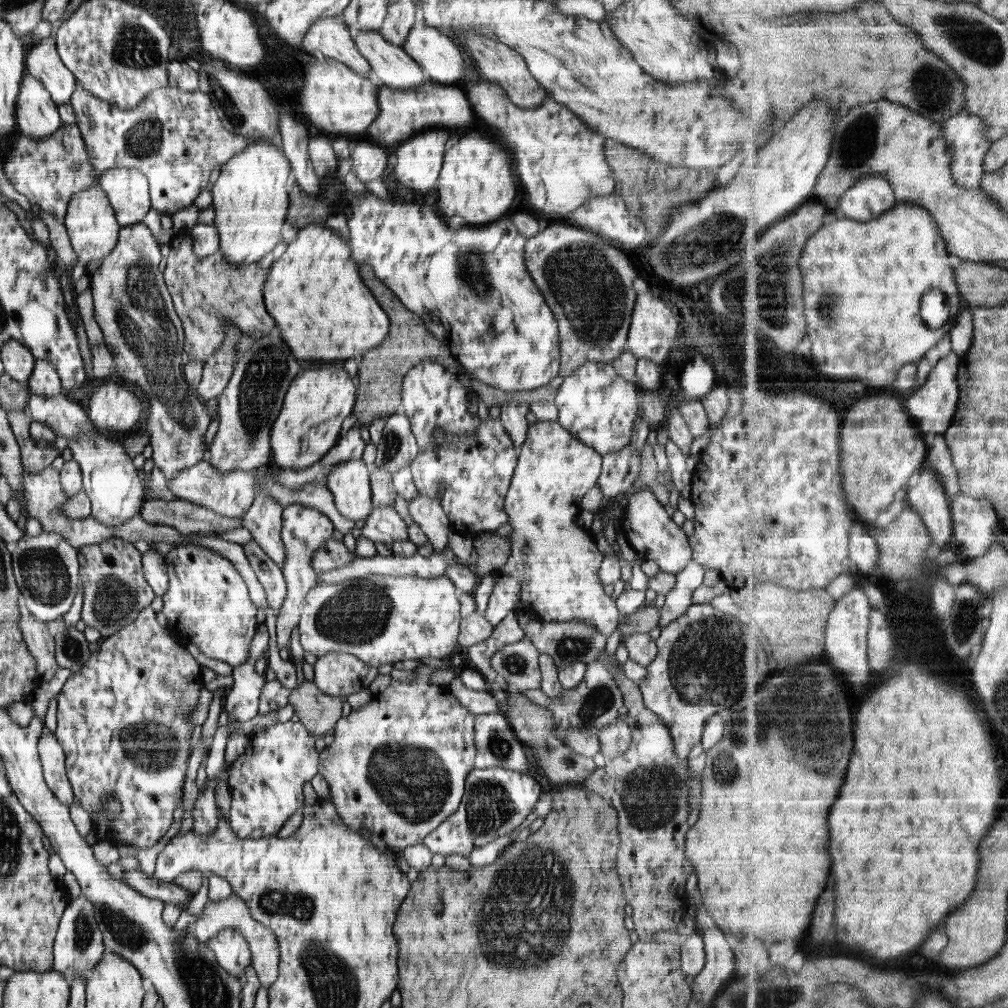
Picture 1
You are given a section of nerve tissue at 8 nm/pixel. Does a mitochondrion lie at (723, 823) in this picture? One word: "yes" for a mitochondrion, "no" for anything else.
no

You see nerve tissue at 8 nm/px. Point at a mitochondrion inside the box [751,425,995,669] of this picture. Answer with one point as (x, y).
(971, 615)

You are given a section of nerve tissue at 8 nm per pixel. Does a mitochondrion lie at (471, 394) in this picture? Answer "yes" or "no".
no

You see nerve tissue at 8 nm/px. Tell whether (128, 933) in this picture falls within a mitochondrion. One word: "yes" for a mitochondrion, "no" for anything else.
yes

